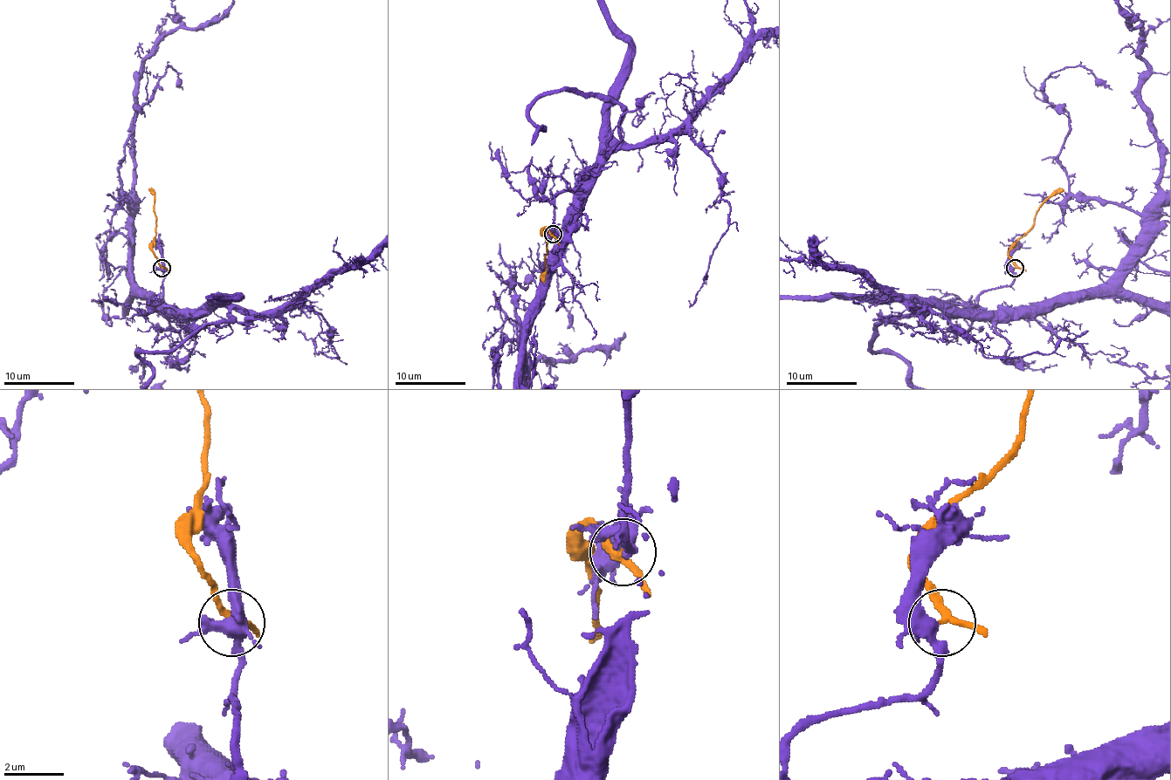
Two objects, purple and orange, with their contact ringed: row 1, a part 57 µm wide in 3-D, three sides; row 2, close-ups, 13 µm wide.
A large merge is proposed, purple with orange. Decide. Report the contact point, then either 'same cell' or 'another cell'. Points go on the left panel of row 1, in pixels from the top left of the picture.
at (161, 268); another cell

